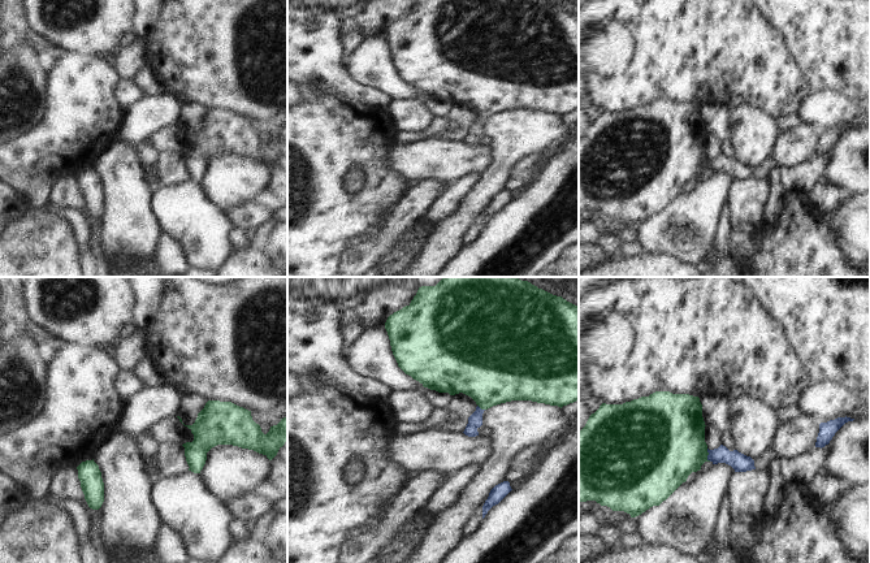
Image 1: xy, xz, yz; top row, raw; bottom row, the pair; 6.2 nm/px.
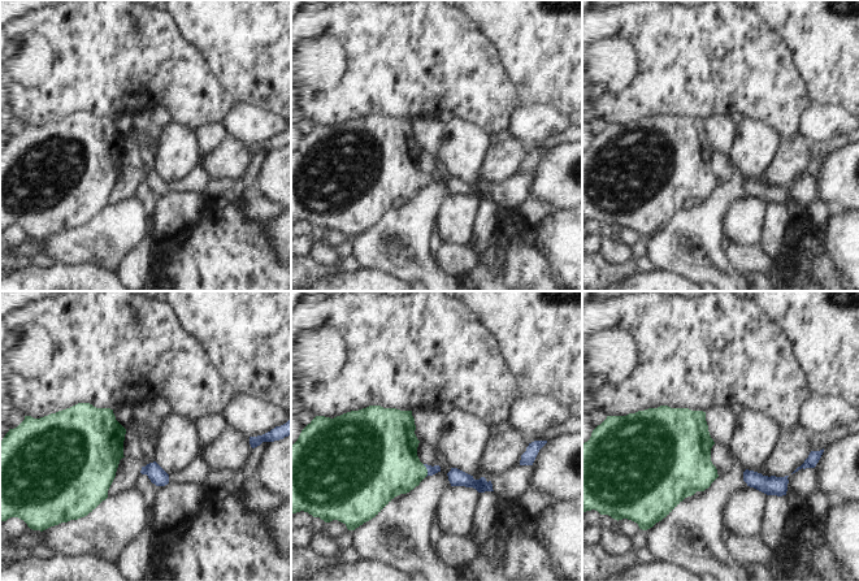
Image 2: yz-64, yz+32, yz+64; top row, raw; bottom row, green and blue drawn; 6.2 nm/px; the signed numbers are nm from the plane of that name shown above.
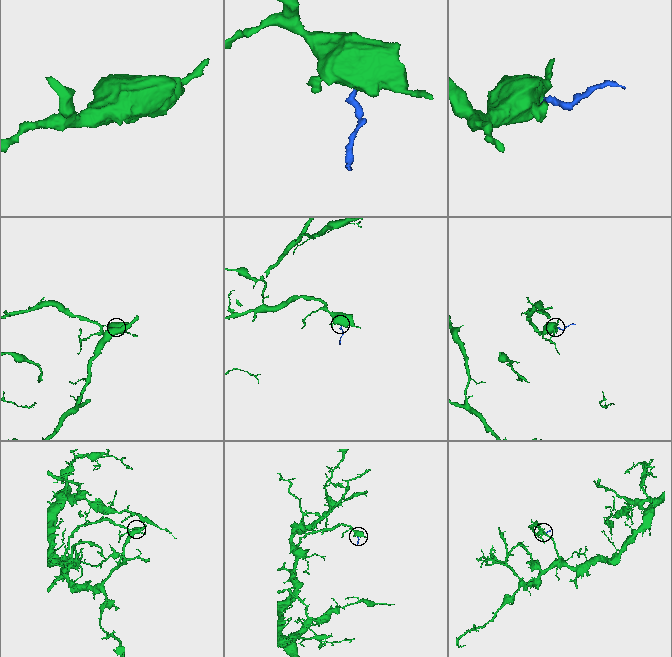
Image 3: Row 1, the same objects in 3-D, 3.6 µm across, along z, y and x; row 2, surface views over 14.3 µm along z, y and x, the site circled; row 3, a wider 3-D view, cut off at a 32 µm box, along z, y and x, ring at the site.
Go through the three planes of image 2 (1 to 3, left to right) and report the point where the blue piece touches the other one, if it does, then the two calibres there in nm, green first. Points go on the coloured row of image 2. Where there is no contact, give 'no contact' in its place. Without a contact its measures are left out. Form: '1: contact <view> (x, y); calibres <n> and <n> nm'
1: no contact
2: contact yz+32 (426, 471); calibres 380 and 50 nm
3: no contact

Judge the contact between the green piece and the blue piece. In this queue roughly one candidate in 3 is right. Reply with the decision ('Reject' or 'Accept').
Accept.

